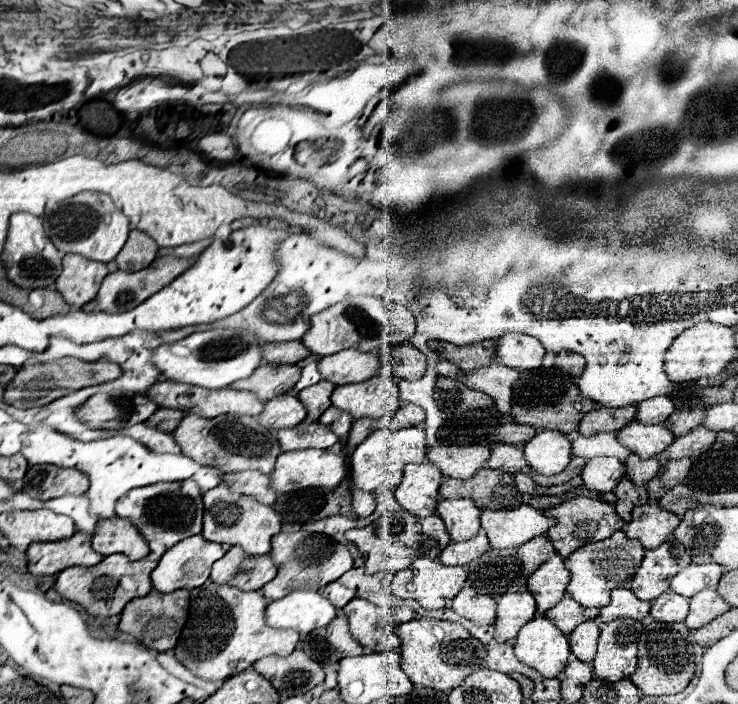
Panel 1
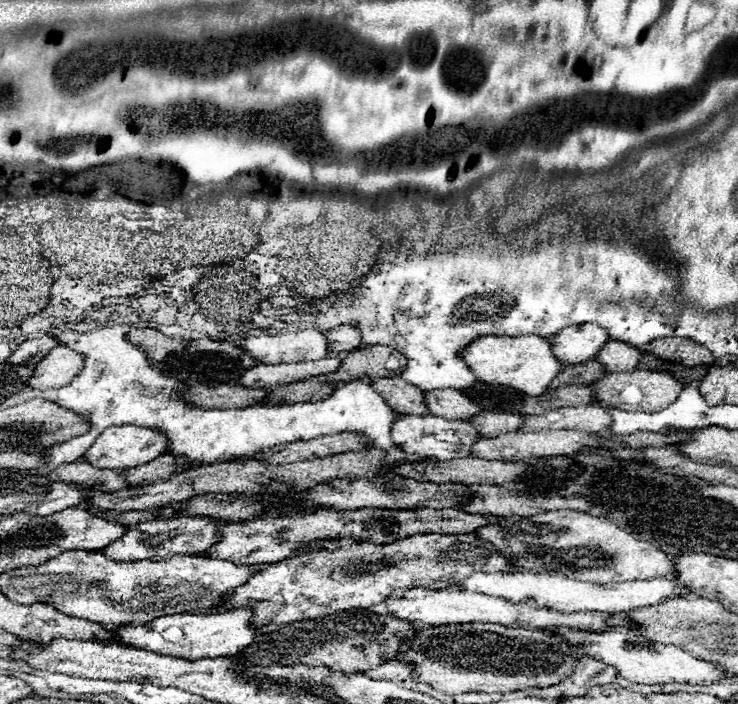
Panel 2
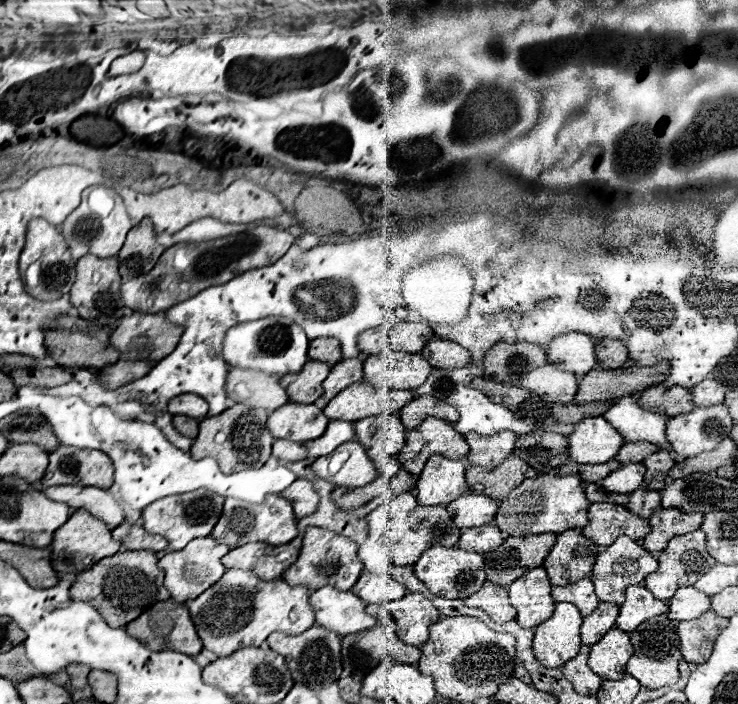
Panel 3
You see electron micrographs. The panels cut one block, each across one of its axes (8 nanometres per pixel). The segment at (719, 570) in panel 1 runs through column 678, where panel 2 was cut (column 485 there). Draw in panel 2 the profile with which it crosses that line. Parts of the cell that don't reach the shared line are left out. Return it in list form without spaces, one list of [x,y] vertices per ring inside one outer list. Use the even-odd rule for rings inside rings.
[[[528,570],[514,572],[474,572],[462,584],[462,590],[478,590],[478,594],[498,594],[500,598],[510,598],[510,602],[522,602],[524,598],[532,598],[538,606],[550,606],[552,610],[602,610],[602,612],[626,612],[642,606],[654,606],[662,598],[688,596],[690,590],[676,586],[674,580],[654,578],[654,580],[634,580],[634,582],[578,582],[566,576],[550,576],[536,574]]]

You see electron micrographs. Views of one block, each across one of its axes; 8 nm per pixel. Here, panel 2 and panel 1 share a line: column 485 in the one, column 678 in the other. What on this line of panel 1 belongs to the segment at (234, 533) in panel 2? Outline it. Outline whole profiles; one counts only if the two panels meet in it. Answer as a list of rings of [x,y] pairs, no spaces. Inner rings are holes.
[[[644,504],[632,510],[632,522],[626,526],[626,536],[640,540],[646,550],[654,550],[660,546],[660,542],[664,542],[664,538],[670,538],[670,534],[674,534],[678,524],[680,516],[658,506]]]

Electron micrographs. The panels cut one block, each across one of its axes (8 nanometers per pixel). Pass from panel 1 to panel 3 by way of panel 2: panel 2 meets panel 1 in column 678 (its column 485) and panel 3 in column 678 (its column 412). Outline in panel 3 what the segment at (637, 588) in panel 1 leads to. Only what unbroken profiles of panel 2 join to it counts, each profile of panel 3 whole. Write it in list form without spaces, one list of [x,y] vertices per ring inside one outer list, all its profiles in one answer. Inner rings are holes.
[[[694,530],[690,534],[682,534],[682,536],[674,536],[666,550],[662,550],[662,554],[658,556],[660,566],[656,572],[648,574],[644,584],[648,586],[648,590],[660,598],[660,600],[670,600],[672,594],[680,588],[680,586],[692,586],[696,582],[696,578],[700,578],[700,574],[706,574],[712,566],[716,566],[716,560],[712,556],[708,556],[706,552],[706,534],[702,530]]]

